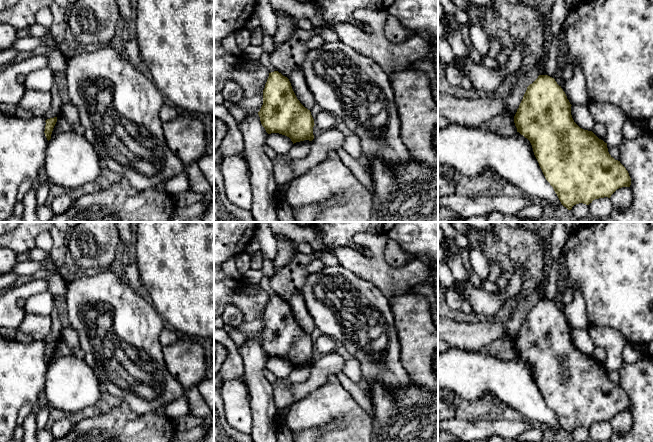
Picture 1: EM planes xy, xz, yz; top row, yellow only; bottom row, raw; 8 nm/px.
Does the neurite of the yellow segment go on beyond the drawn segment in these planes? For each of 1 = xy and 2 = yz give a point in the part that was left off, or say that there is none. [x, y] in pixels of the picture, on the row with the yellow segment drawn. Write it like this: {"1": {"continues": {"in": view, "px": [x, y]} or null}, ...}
{"1": {"continues": null}, "2": {"continues": null}}

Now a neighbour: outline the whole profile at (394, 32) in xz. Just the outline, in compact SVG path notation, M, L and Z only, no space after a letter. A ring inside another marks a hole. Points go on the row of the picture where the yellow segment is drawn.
M392 15L387 17L383 32L386 39L393 44L402 43L414 35L412 31L405 29L400 21Z

